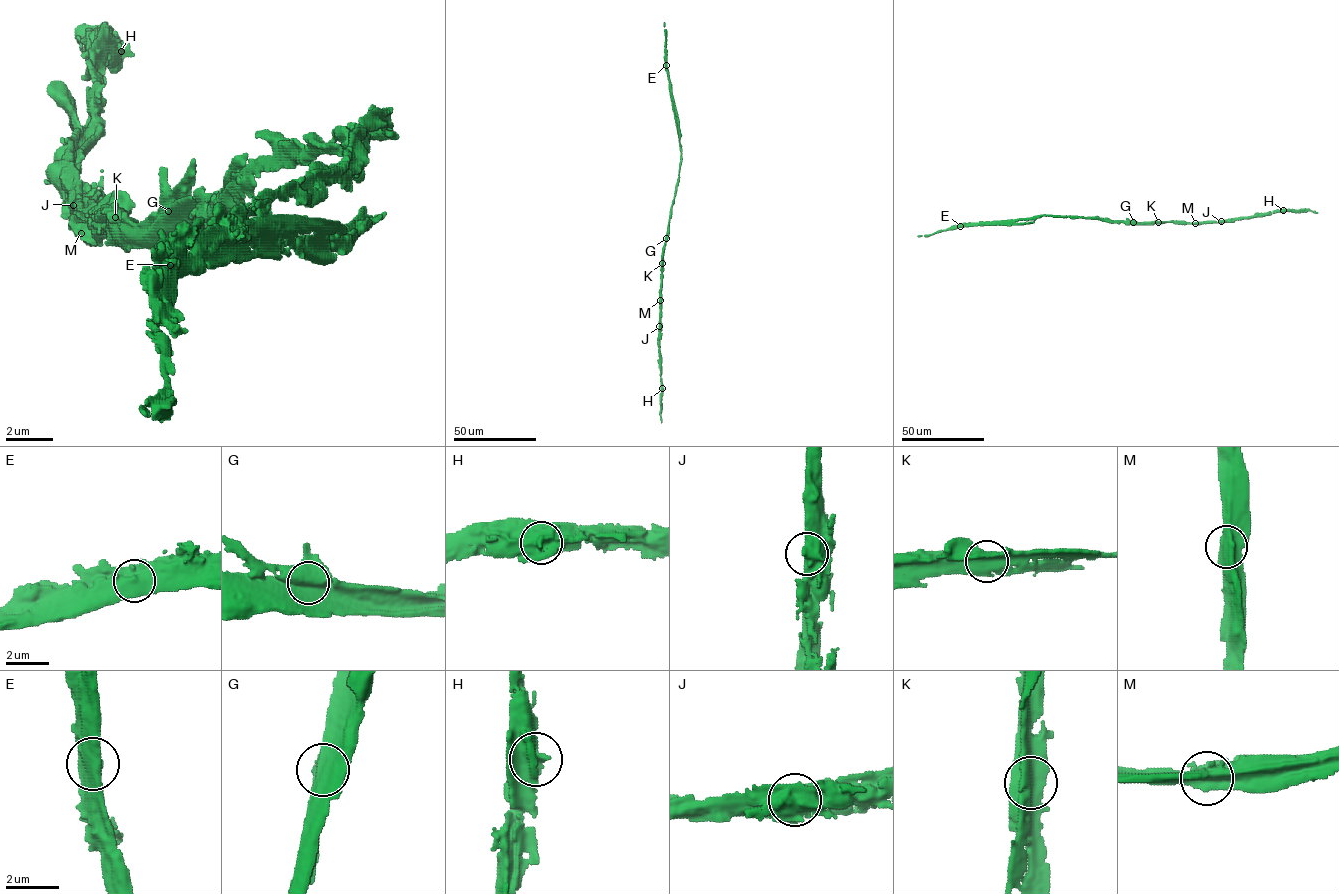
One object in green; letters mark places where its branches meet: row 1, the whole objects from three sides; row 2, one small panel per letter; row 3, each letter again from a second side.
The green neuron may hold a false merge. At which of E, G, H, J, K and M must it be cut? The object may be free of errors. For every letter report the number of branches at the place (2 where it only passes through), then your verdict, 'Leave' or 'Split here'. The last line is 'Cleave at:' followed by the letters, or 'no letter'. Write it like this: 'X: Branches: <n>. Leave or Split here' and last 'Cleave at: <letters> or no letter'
E: Branches: 2. Split here
G: Branches: 2. Leave
H: Branches: 2. Leave
J: Branches: 2. Leave
K: Branches: 2. Leave
M: Branches: 2. Leave
Cleave at: E

